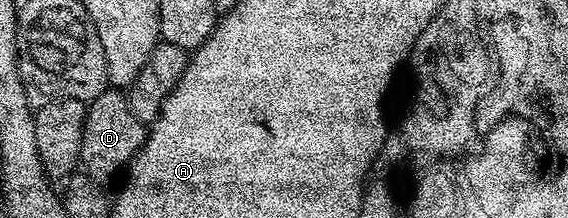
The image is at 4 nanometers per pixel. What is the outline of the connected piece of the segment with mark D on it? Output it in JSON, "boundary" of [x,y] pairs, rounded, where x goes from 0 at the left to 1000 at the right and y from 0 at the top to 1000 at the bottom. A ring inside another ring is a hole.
{"boundary":[[[188,404],[180,431],[160,454],[150,509],[141,775],[160,826],[192,844],[246,697],[257,610],[257,564],[248,560],[238,514],[231,514],[225,445],[211,408]]]}

